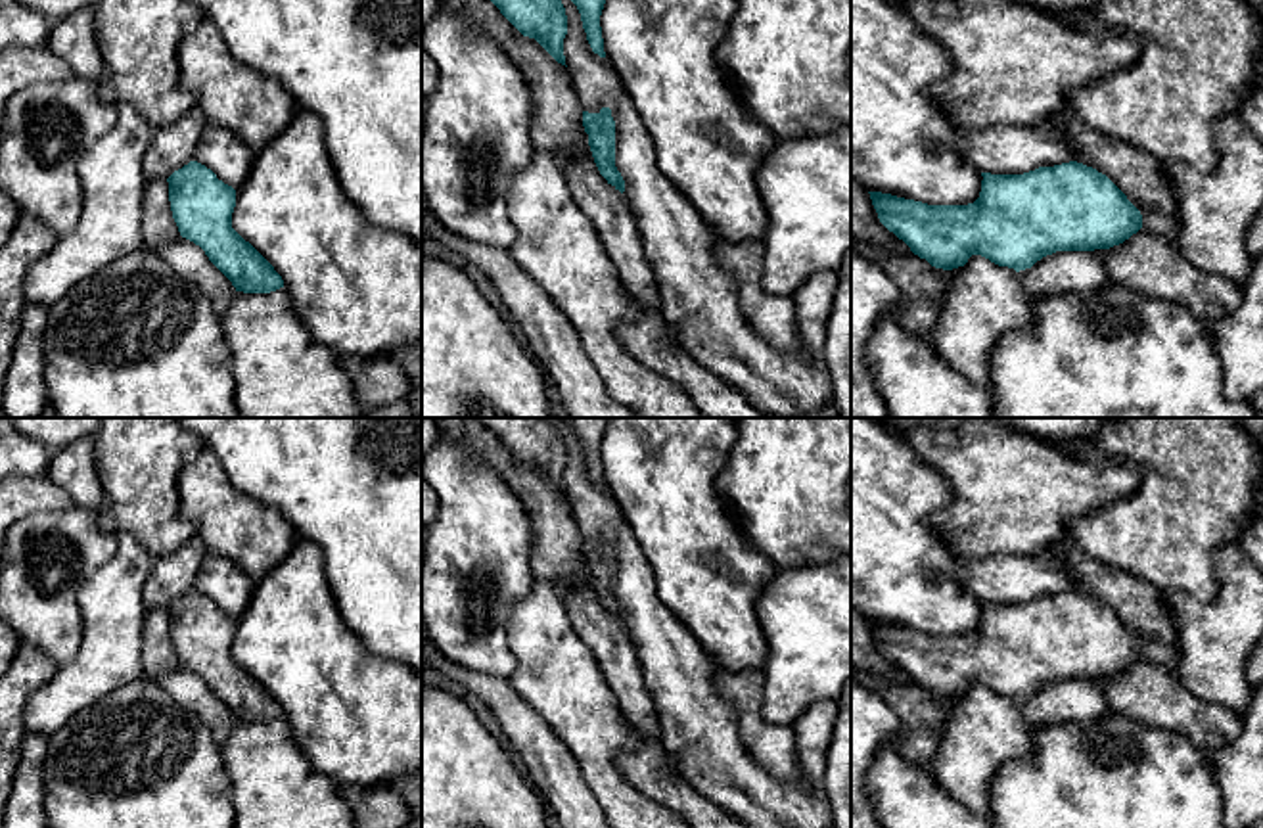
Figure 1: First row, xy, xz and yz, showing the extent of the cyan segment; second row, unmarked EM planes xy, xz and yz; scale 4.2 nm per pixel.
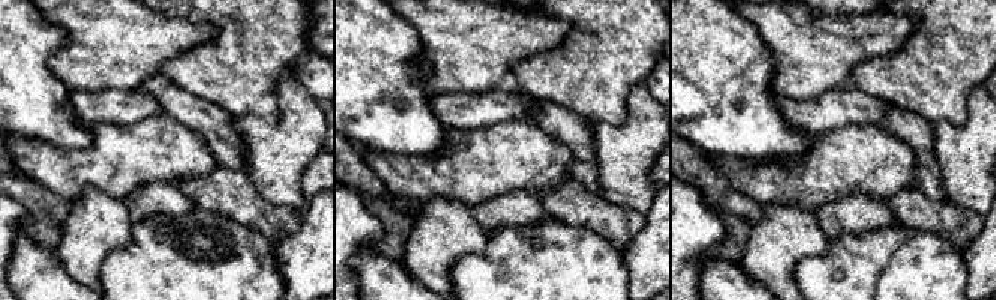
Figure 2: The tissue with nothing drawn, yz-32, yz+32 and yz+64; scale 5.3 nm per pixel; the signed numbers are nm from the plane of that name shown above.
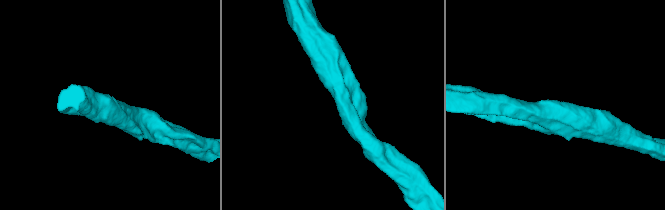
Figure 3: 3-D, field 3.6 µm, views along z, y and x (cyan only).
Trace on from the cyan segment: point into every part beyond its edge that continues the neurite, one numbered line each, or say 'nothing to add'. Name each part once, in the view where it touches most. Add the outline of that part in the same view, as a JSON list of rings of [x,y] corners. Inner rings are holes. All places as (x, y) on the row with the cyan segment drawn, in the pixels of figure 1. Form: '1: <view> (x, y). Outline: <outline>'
1: xz (700, 301). Outline: [[[562,0],[562,4],[567,15],[563,56],[571,82],[583,111],[611,109],[615,167],[625,180],[623,196],[636,217],[644,255],[657,284],[659,309],[675,337],[700,364],[772,418],[797,418],[828,408],[832,381],[820,355],[778,351],[746,320],[740,310],[738,284],[715,259],[715,234],[686,196],[659,171],[654,140],[608,58],[592,52],[577,6],[571,0]]]

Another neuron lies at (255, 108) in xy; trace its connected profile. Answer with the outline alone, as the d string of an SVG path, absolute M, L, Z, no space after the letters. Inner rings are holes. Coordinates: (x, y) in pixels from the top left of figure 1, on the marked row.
M205 17L176 52L180 86L192 92L207 121L261 151L301 107L272 77L238 61L217 25Z

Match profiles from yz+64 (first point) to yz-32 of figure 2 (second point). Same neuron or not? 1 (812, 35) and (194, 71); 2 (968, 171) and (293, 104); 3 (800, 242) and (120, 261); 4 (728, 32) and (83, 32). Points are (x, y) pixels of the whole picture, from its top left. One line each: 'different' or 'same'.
1: different
2: same
3: different
4: different

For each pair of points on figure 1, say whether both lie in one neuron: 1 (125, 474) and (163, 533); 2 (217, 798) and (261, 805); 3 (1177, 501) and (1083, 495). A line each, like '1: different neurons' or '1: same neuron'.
1: same neuron
2: different neurons
3: different neurons

